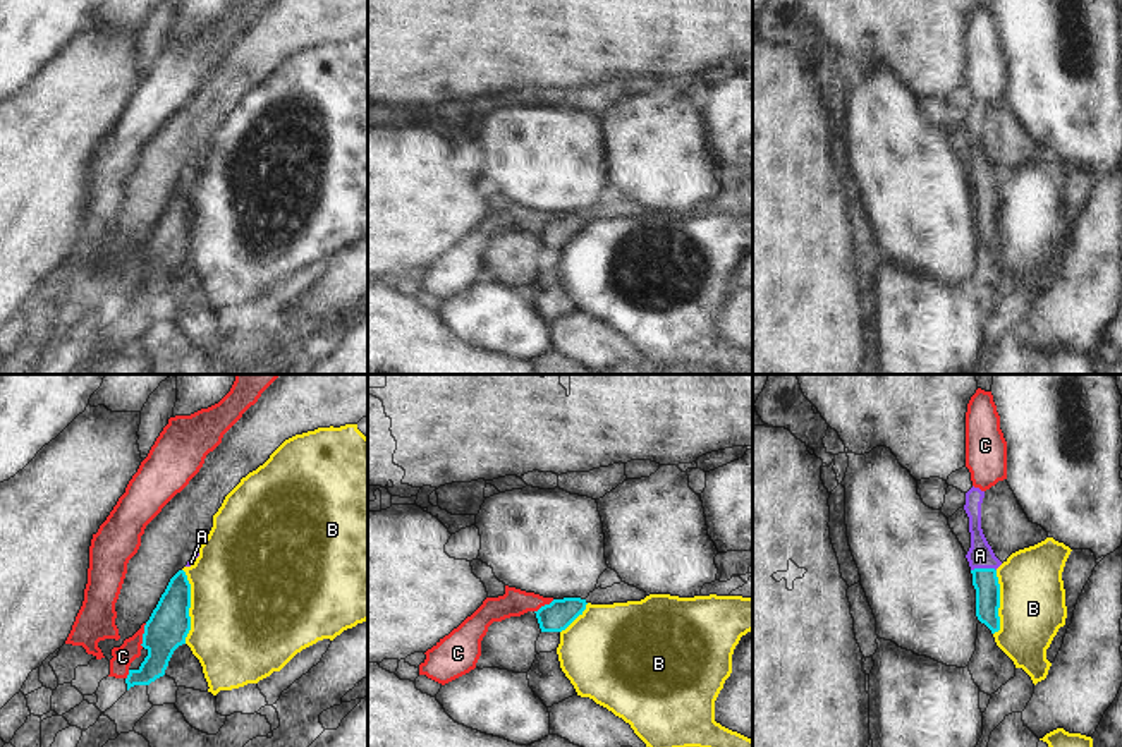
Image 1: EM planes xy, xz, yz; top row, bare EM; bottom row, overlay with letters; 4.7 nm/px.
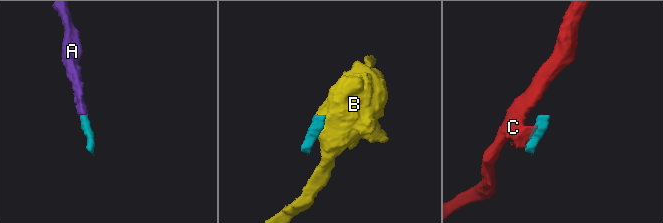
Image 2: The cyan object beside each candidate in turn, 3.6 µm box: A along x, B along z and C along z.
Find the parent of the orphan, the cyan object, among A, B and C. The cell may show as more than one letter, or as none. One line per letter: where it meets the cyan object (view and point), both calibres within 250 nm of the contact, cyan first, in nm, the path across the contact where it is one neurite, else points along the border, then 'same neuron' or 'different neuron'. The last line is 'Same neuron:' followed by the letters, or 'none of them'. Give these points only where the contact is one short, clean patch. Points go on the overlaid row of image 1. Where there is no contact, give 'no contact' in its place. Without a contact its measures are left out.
A: yz (983, 569) | 120/120 nm | across yz (985, 581), (983, 569), (980, 555) | same neuron
B: xy (189, 607) | 190/500 nm | along xy (182, 569), (189, 584), (189, 632), (186, 643) | different neuron
C: xy (143, 636) | 190/100 nm | along xy (146, 624), (141, 634), (141, 646) | different neuron
Same neuron: A

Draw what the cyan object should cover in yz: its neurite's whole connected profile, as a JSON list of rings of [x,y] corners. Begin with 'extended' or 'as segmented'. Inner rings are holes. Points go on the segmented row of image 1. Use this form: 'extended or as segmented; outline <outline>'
extended; outline [[[974,486],[966,493],[964,510],[969,517],[971,532],[971,548],[966,558],[969,562],[973,586],[976,589],[976,616],[991,630],[991,634],[995,634],[1000,630],[1000,584],[997,568],[1002,562],[995,556],[981,529],[983,498],[985,491]]]

